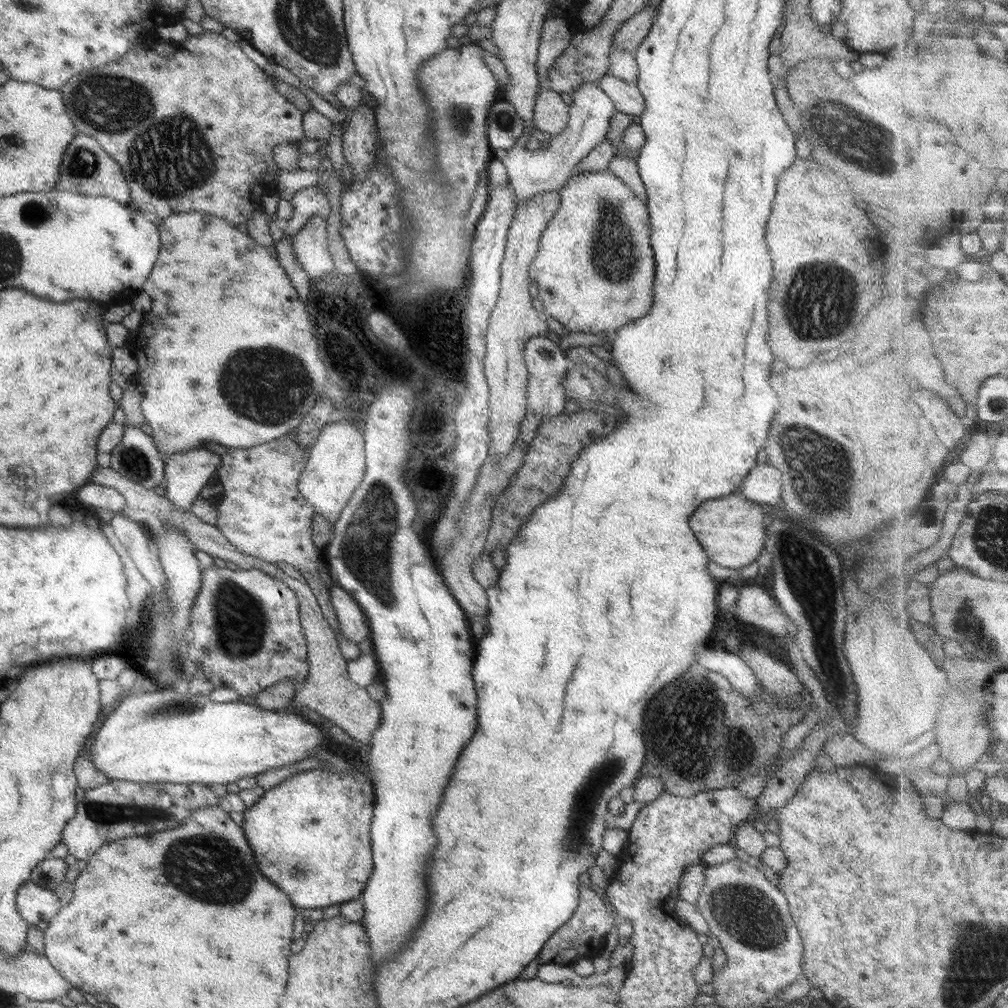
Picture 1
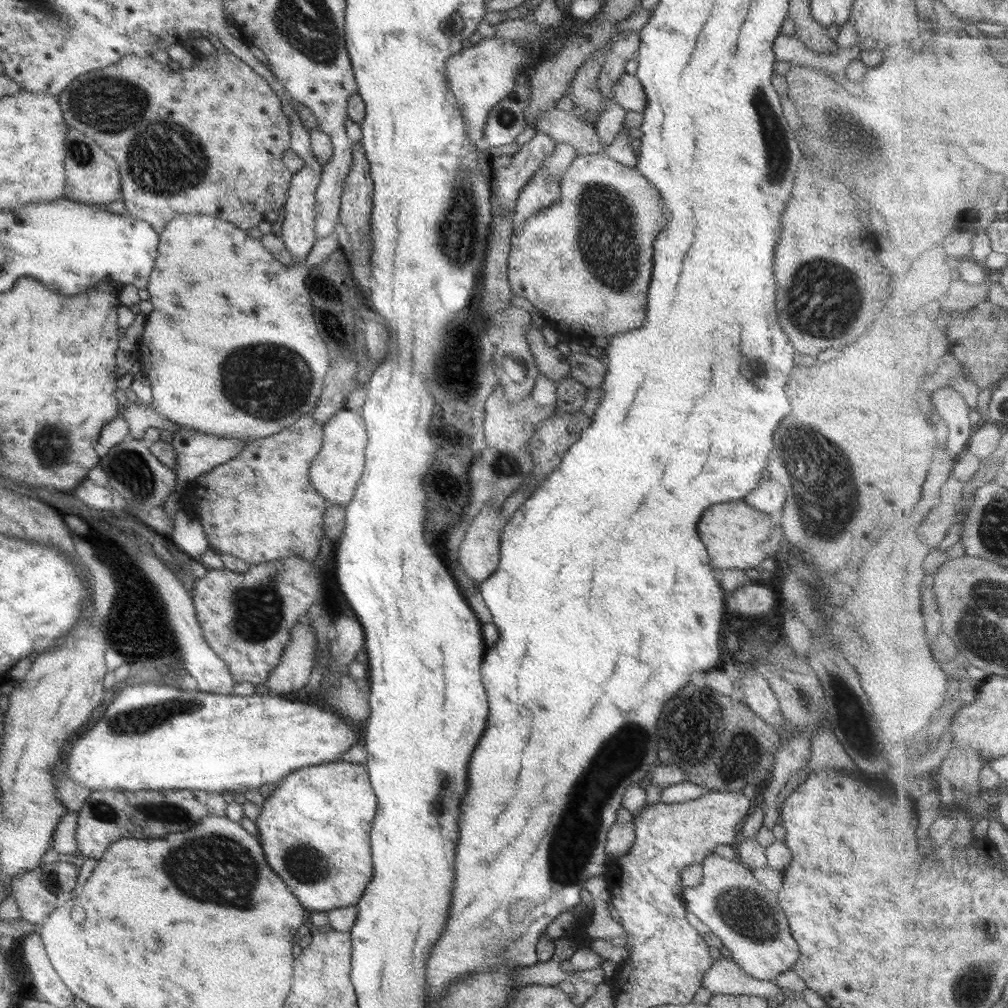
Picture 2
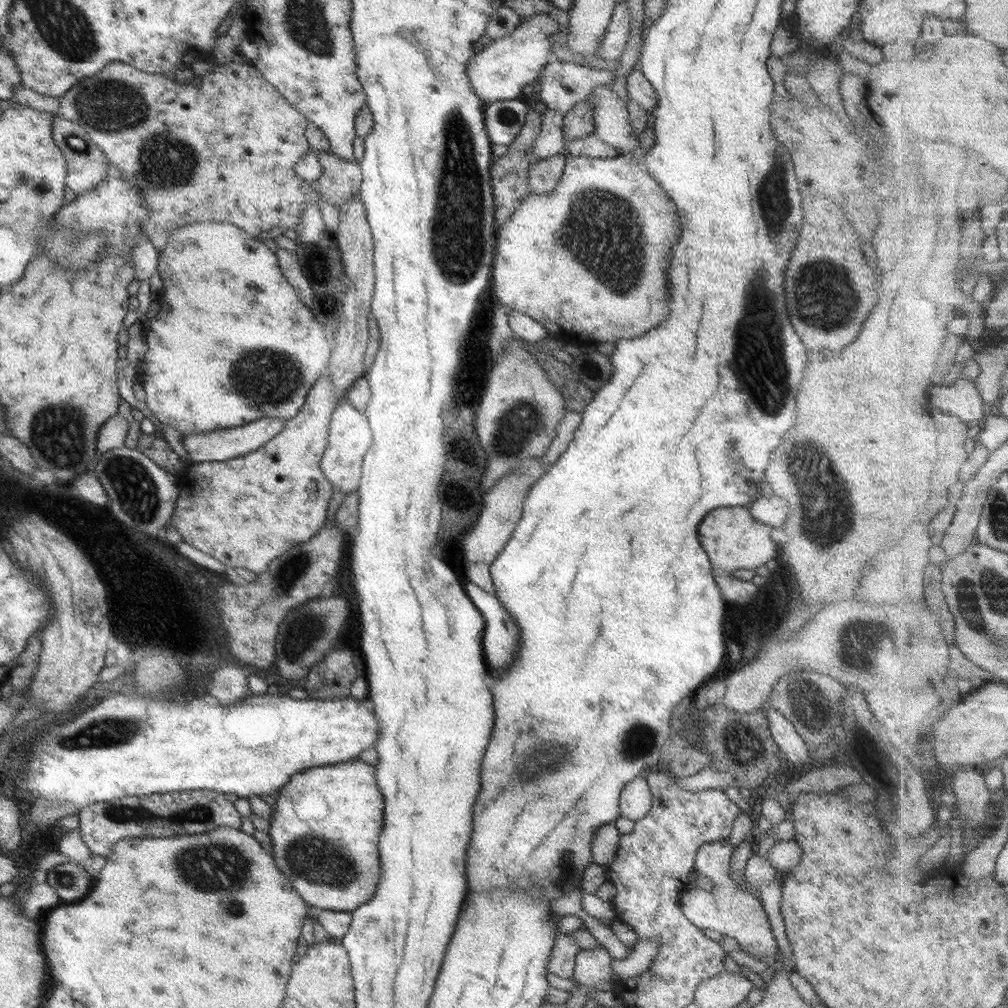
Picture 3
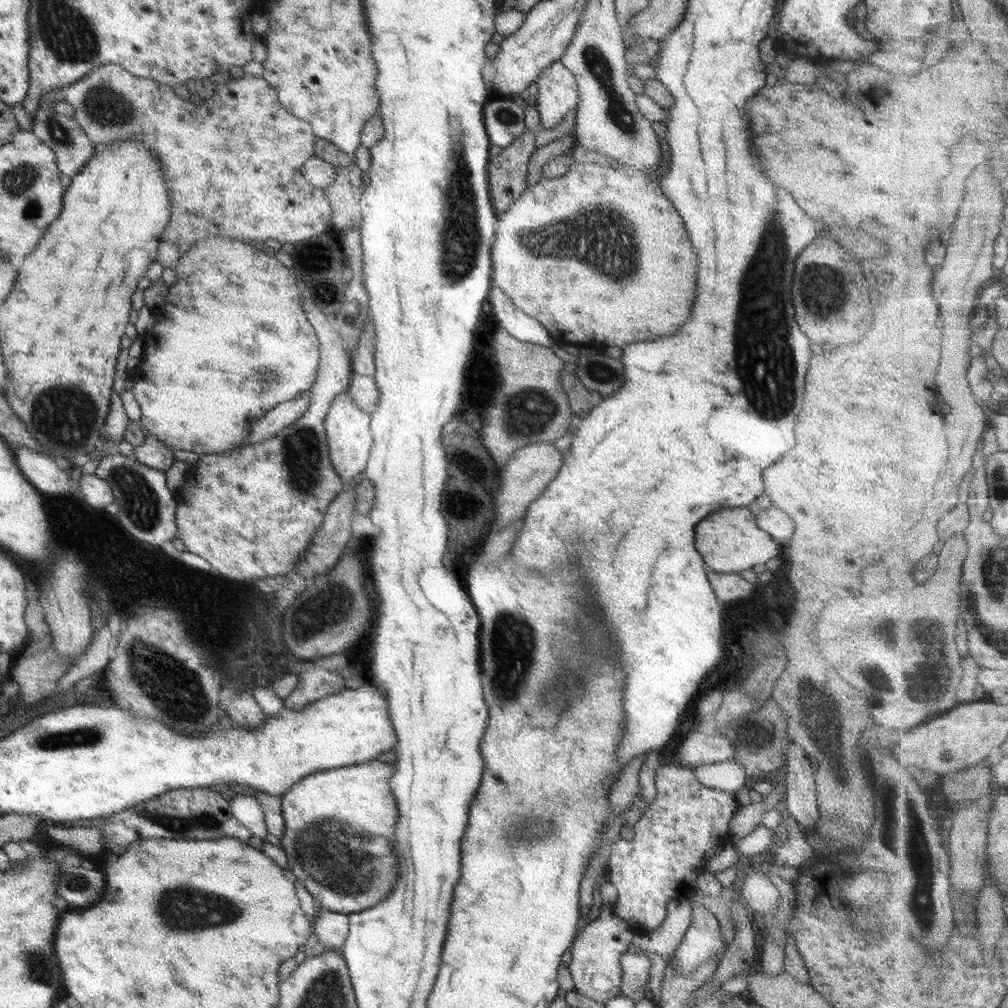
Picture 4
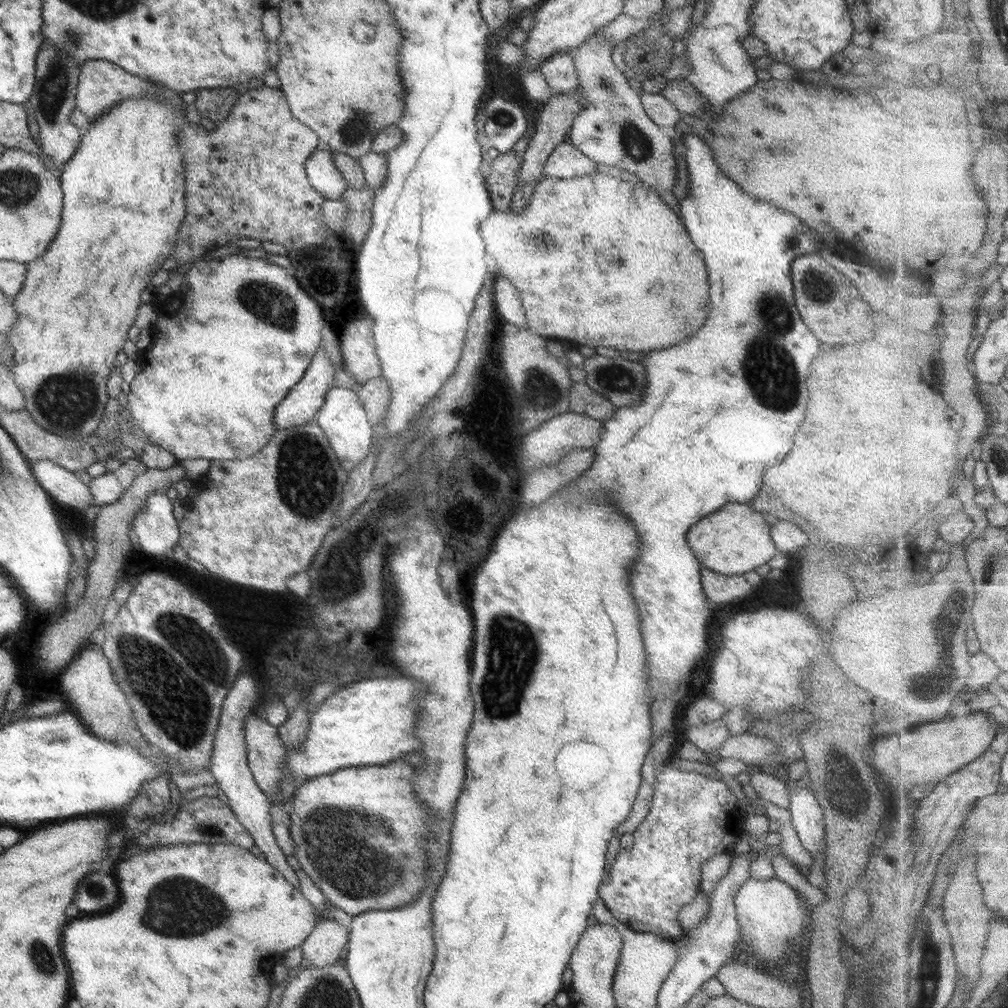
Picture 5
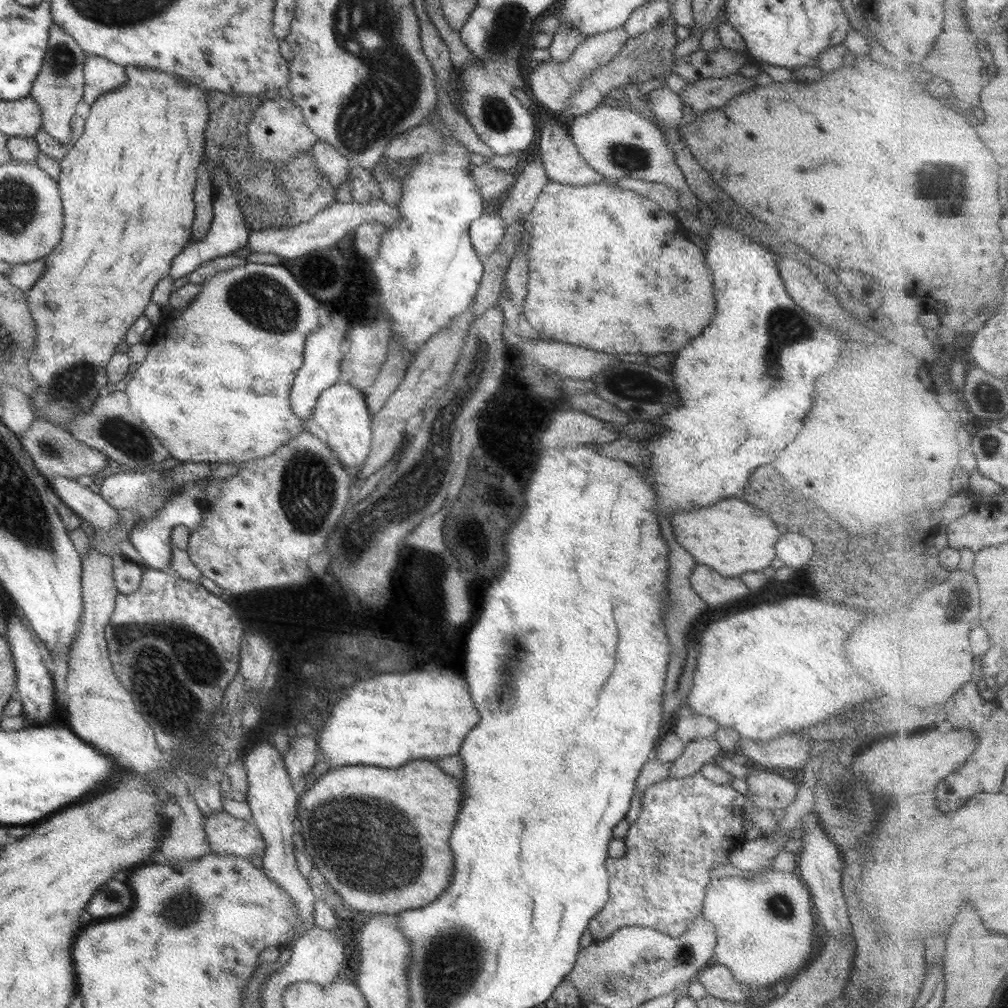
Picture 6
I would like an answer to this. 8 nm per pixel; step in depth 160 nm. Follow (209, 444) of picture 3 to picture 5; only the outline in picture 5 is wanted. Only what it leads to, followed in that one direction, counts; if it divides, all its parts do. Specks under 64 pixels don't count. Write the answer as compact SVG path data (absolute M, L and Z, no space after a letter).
M321 346L313 353L303 376L291 387L283 401L275 407L273 422L276 429L301 426L314 420L323 405L324 394L334 384L334 366Z

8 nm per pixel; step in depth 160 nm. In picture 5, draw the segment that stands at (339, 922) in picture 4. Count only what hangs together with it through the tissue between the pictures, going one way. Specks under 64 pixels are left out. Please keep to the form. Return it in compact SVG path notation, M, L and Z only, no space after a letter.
M319 917L318 923L313 930L307 935L307 938L299 945L302 958L306 958L310 966L321 968L336 961L341 961L345 951L348 939L348 928L327 917Z

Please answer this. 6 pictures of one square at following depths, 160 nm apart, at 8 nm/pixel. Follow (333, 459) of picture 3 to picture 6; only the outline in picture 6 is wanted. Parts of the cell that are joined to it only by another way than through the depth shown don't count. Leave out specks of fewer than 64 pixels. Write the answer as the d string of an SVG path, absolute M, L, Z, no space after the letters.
M335 383L319 394L310 418L325 432L324 443L334 457L345 467L352 470L365 462L371 444L371 417L365 406L365 395L347 383Z

